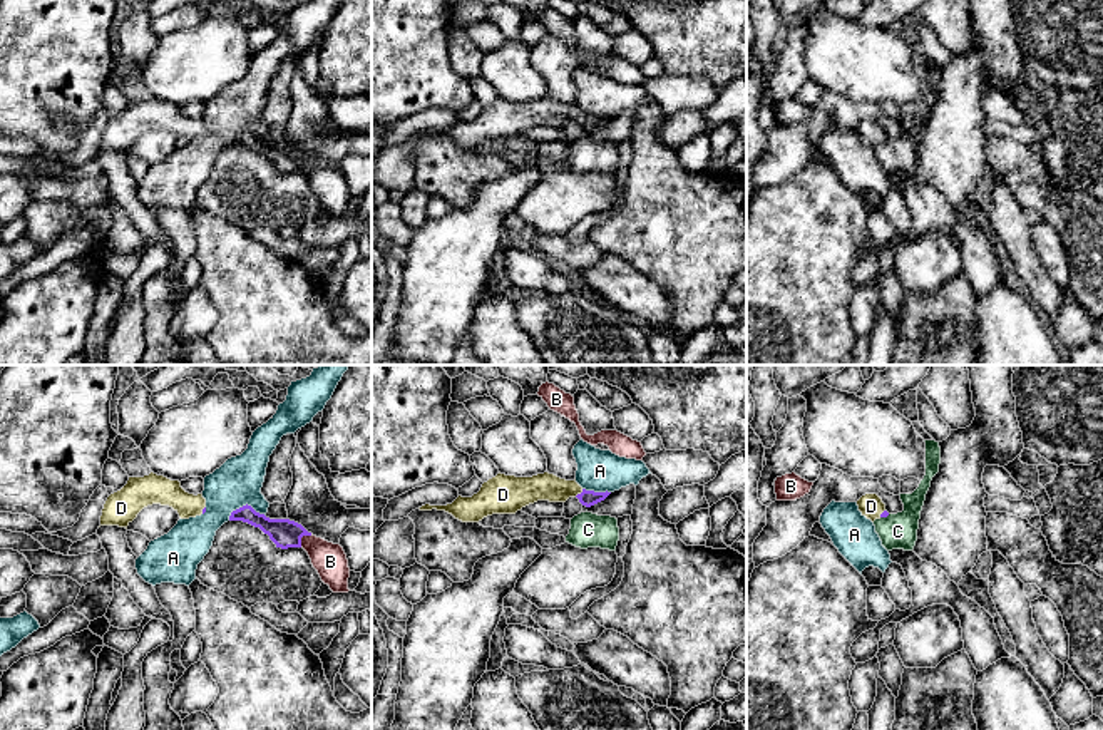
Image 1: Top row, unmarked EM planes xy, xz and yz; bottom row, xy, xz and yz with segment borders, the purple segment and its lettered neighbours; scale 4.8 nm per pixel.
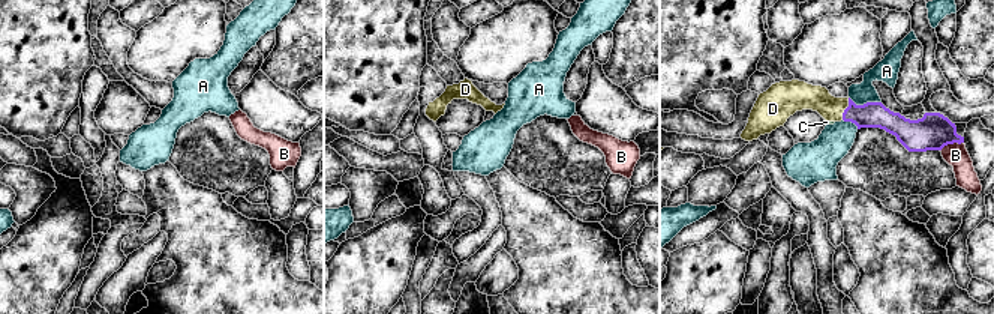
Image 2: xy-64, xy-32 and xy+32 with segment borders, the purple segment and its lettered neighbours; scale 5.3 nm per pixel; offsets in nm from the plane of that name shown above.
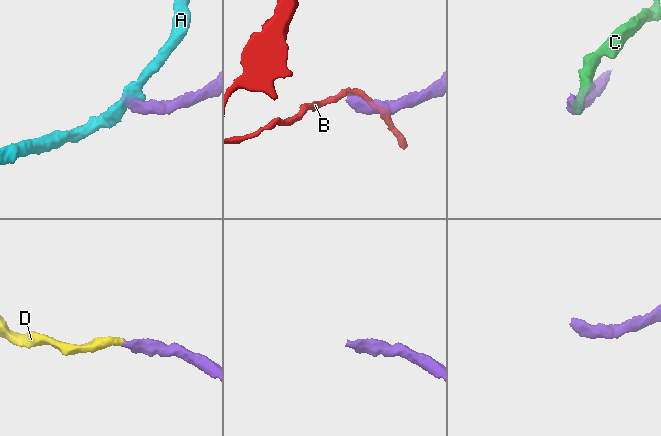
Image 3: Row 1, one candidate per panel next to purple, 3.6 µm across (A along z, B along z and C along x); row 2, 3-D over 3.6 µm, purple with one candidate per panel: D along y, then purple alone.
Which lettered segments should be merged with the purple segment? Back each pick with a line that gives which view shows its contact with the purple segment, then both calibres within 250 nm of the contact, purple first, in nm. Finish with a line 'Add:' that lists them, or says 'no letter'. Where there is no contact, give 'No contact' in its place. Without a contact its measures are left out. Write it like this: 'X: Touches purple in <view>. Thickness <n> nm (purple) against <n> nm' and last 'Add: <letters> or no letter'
D: Touches purple in xz. Thickness 80 nm (purple) against 130 nm
Add: D

